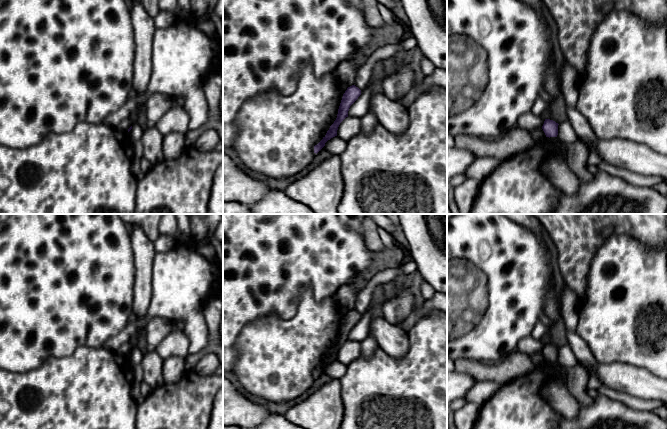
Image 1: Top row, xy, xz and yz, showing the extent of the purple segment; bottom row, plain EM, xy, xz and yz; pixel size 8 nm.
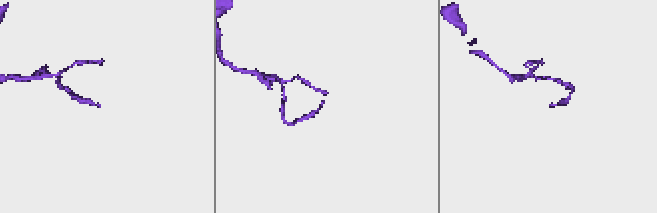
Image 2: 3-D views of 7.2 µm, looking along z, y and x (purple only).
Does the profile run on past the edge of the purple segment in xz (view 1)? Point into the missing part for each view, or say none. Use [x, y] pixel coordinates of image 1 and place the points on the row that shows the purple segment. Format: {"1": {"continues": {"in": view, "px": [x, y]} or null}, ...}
{"1": {"continues": null}}

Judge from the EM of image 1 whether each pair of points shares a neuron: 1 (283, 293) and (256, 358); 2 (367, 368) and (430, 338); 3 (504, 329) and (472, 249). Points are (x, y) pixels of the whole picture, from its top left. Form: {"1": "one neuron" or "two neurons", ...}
{"1": "two neurons", "2": "one neuron", "3": "one neuron"}

